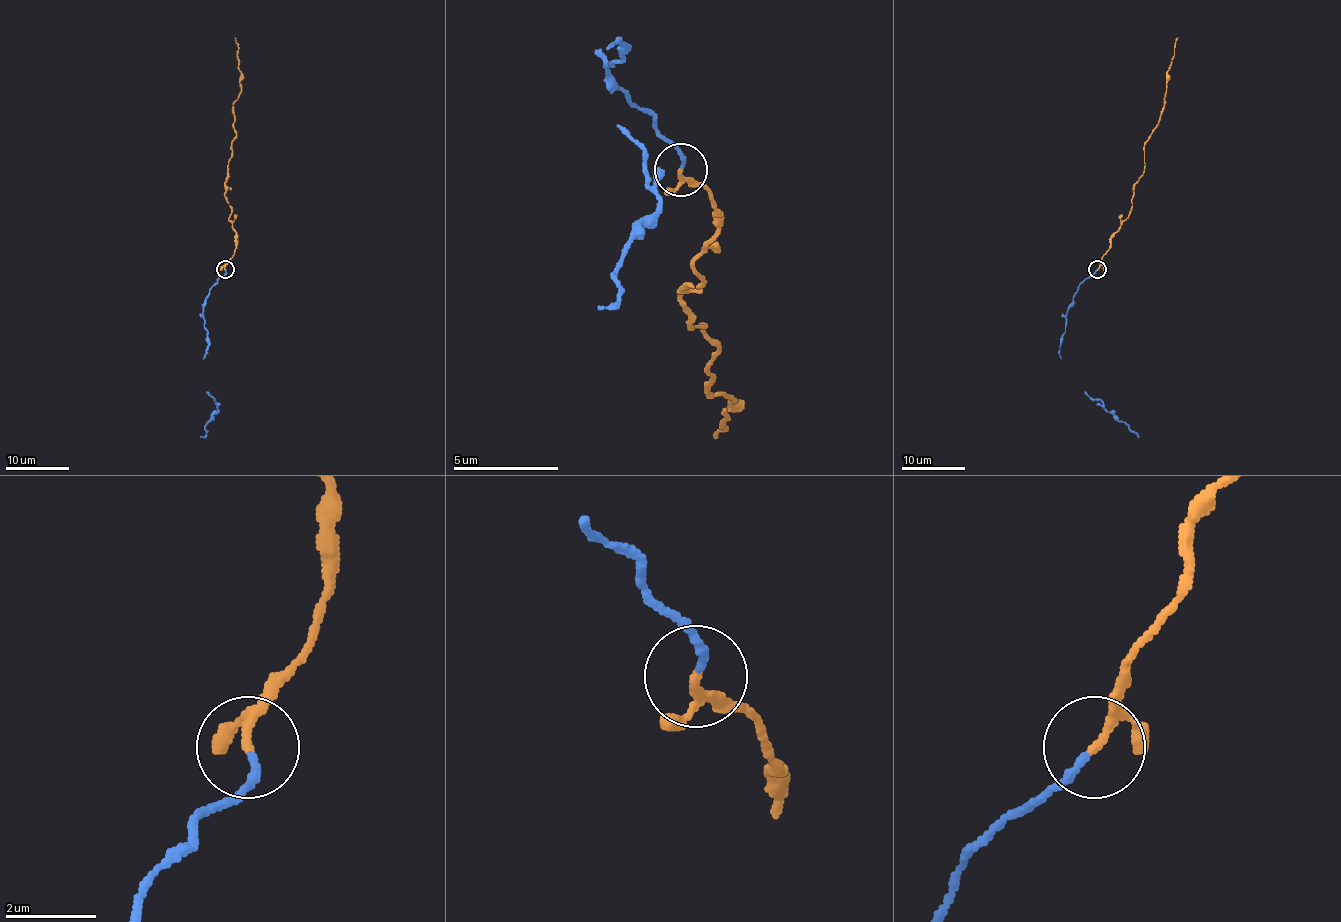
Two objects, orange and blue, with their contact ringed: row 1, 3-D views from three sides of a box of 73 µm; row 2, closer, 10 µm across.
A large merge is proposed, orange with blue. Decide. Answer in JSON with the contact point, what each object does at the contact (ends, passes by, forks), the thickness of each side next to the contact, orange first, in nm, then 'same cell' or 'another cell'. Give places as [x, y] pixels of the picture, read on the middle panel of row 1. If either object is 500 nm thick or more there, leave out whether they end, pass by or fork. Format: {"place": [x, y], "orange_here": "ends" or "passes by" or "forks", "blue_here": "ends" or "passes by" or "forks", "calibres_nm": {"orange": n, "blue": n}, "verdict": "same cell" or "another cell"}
{"place": [680, 170], "orange_here": "passes by", "blue_here": "ends", "calibres_nm": {"orange": 150, "blue": 160}, "verdict": "same cell"}

